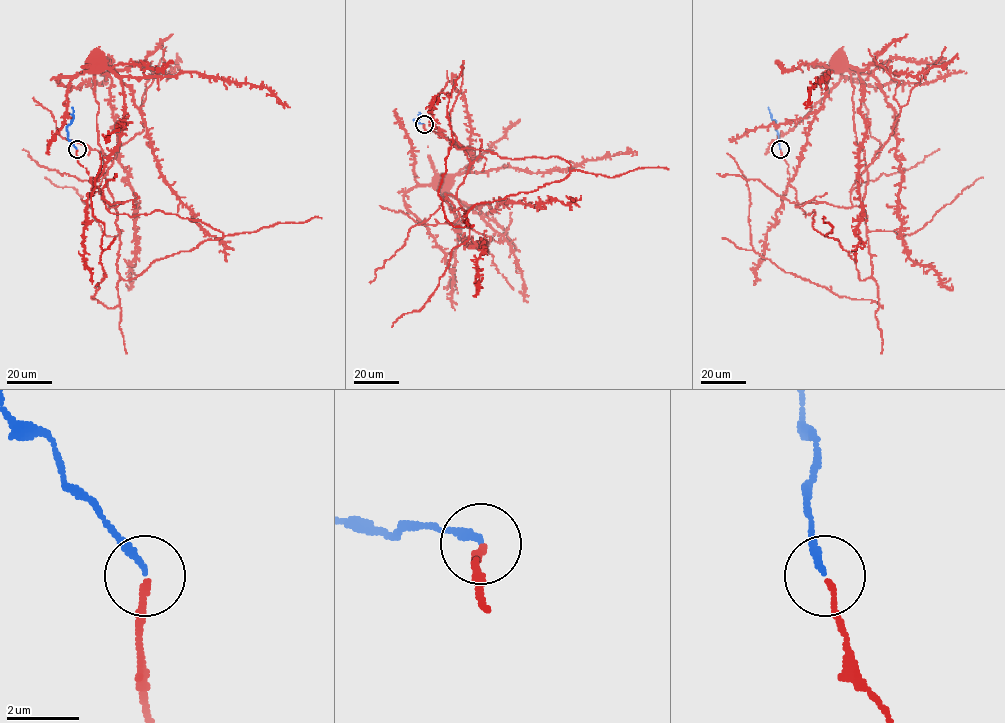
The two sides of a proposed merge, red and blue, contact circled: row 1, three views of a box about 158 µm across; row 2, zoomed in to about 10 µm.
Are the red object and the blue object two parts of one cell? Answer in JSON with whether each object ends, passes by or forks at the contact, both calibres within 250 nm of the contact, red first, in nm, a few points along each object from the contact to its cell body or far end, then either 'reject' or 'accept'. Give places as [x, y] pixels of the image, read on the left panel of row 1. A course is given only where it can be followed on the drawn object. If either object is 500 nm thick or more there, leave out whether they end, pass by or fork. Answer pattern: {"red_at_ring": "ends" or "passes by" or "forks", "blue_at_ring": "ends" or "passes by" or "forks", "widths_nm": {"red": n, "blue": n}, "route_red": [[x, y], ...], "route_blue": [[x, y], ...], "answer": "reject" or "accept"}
{"red_at_ring": "ends", "blue_at_ring": "ends", "widths_nm": {"red": 160, "blue": 160}, "route_red": [[76, 149], [78, 162], [94, 181], [119, 142], [124, 120], [123, 86], [103, 63], [98, 63]], "route_blue": [[76, 149], [67, 138], [66, 129], [73, 119], [72, 107]], "answer": "accept"}

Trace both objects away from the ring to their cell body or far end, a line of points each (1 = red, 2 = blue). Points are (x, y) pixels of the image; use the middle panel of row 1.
1: (423, 124), (428, 132), (441, 134), (469, 153), (470, 170), (445, 178)
2: (423, 124), (413, 120), (419, 119), (419, 112)

